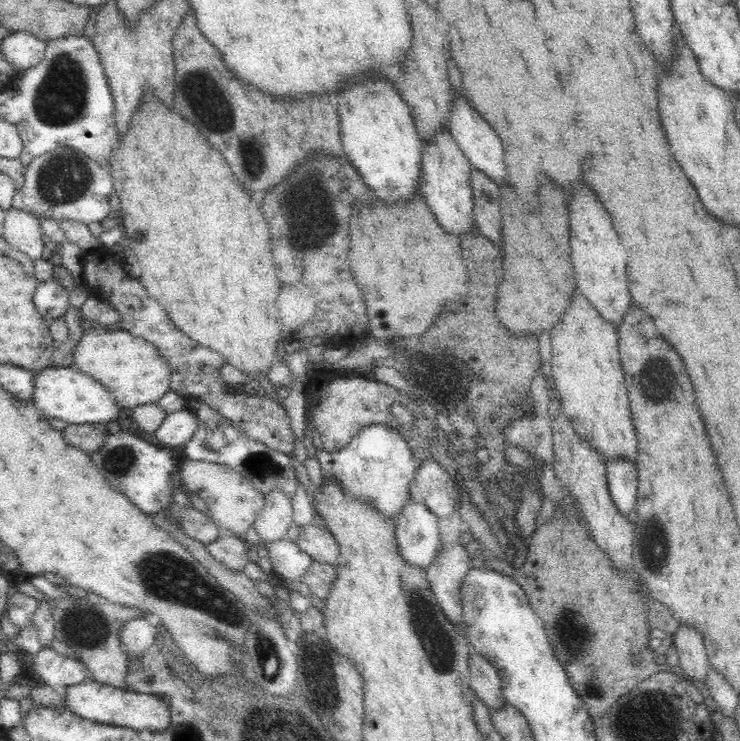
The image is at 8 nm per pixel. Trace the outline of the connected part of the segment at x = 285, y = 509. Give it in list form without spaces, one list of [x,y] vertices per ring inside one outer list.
[[[272,490],[266,494],[264,506],[253,525],[261,542],[266,544],[285,538],[286,531],[293,522],[290,501],[290,497],[282,490]]]

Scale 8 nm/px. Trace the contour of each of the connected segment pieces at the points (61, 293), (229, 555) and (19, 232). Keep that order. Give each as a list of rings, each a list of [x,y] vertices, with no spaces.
[[[56,279],[39,282],[35,288],[33,301],[36,311],[44,320],[64,317],[69,304],[70,290],[62,287]]]
[[[222,535],[206,547],[214,559],[229,569],[243,572],[244,566],[249,563],[245,540],[238,537]]]
[[[15,208],[5,211],[2,236],[8,244],[32,260],[43,258],[46,238],[42,234],[40,221],[31,212]]]

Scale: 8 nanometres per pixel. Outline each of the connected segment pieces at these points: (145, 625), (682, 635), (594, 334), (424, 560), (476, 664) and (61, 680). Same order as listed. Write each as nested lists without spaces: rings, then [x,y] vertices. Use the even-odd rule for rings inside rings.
[[[144,617],[128,619],[121,629],[120,640],[125,645],[126,660],[137,659],[146,649],[156,647],[158,623]]]
[[[682,624],[672,634],[673,644],[679,654],[679,666],[694,680],[705,682],[708,660],[706,660],[706,647],[704,637],[694,628]]]
[[[576,290],[561,319],[551,328],[552,378],[564,415],[582,439],[590,441],[604,459],[628,457],[636,460],[636,434],[620,363],[618,336],[610,322],[606,322],[590,300]]]
[[[410,497],[395,520],[400,555],[410,565],[427,569],[434,560],[446,528],[425,504]]]
[[[473,650],[469,653],[470,687],[486,706],[501,707],[506,703],[500,675],[486,657]]]
[[[44,648],[34,655],[32,668],[46,685],[55,688],[63,689],[88,680],[80,658],[67,657],[51,648]]]

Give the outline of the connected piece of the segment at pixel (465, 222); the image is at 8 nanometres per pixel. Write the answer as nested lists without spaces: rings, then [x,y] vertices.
[[[444,127],[436,131],[431,139],[422,147],[419,164],[419,188],[424,199],[438,219],[440,227],[446,232],[461,237],[462,233],[469,233],[475,224],[473,218],[473,196],[469,181],[471,164],[466,155],[457,146],[451,131]]]

